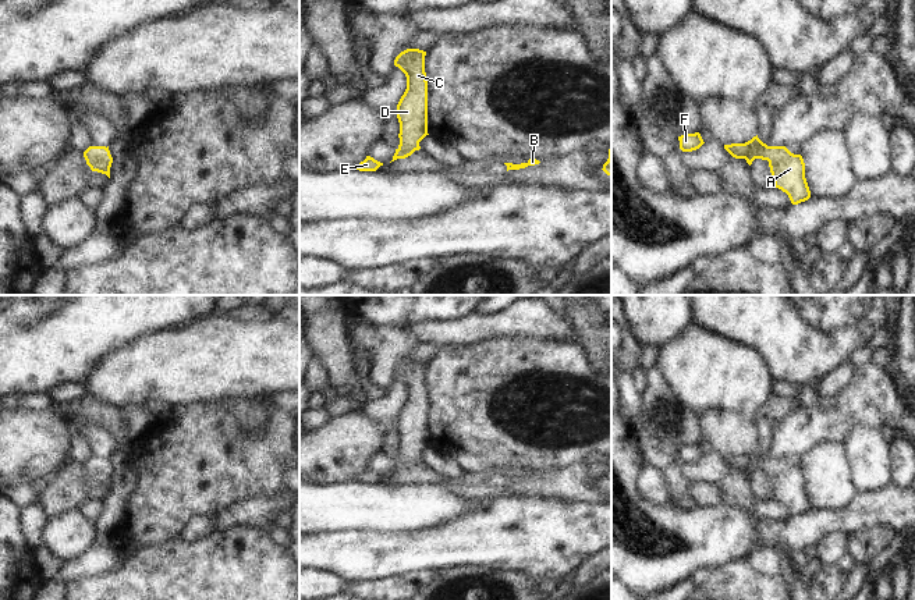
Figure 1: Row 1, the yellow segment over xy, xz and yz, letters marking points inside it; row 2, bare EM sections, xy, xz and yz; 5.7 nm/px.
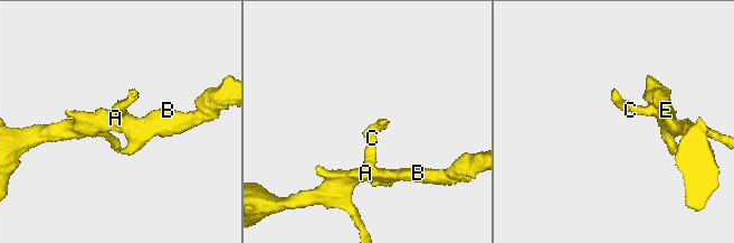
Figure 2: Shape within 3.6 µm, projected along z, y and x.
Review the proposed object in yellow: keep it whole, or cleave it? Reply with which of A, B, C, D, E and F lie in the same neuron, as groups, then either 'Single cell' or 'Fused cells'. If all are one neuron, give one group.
Groups: A B C D E F. Single cell

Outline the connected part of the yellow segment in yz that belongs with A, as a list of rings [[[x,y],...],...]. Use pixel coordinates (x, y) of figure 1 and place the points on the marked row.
[[[758,135],[745,143],[724,145],[724,149],[735,159],[745,159],[749,166],[755,159],[767,160],[773,188],[785,192],[792,205],[811,198],[801,155],[791,153],[785,146],[767,146]]]

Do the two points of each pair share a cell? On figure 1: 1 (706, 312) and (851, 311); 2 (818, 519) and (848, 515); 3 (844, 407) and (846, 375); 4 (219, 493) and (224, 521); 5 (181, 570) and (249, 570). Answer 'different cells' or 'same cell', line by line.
1: same cell
2: same cell
3: different cells
4: different cells
5: same cell

